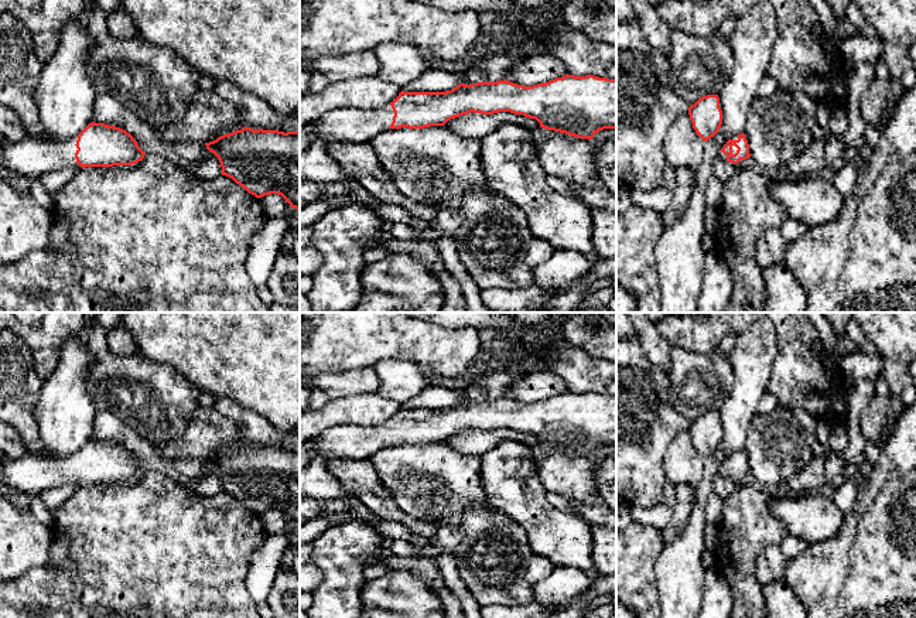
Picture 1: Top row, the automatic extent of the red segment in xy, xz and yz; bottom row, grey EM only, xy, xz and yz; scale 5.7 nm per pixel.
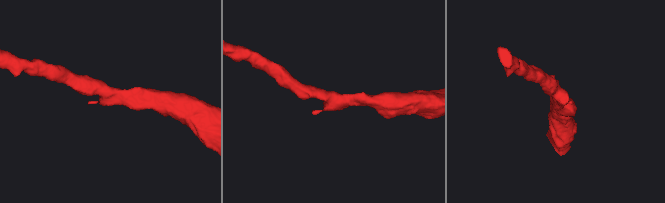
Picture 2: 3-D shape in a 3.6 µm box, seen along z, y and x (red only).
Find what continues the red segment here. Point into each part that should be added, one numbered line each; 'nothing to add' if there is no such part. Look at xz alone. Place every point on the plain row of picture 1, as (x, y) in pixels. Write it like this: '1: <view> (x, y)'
1: xz (344, 441)

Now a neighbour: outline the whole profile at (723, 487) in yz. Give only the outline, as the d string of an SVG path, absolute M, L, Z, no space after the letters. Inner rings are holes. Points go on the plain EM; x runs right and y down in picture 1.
M720 474L714 478L712 491L721 499L725 499L728 495L734 494L736 489L738 489L738 485L735 484L735 481L725 478Z

